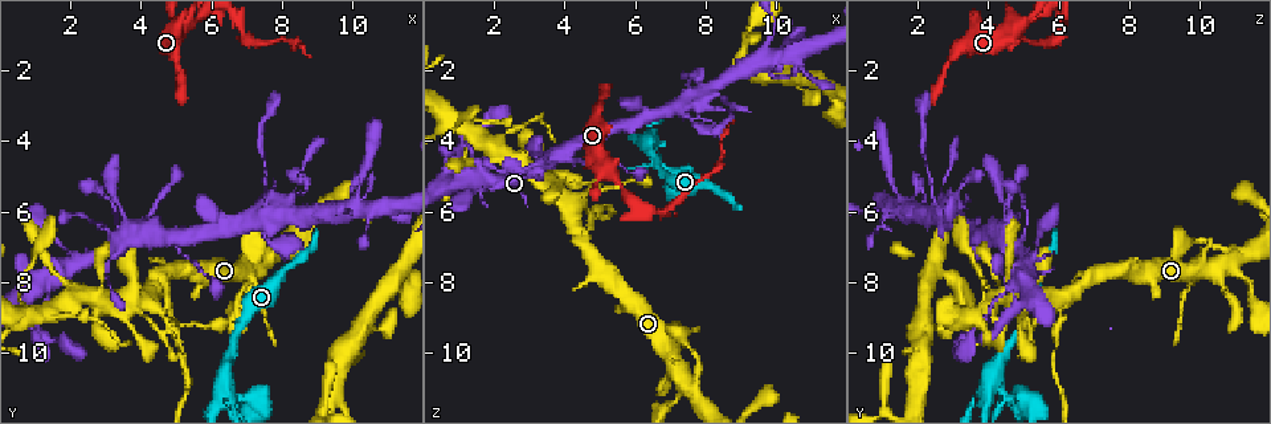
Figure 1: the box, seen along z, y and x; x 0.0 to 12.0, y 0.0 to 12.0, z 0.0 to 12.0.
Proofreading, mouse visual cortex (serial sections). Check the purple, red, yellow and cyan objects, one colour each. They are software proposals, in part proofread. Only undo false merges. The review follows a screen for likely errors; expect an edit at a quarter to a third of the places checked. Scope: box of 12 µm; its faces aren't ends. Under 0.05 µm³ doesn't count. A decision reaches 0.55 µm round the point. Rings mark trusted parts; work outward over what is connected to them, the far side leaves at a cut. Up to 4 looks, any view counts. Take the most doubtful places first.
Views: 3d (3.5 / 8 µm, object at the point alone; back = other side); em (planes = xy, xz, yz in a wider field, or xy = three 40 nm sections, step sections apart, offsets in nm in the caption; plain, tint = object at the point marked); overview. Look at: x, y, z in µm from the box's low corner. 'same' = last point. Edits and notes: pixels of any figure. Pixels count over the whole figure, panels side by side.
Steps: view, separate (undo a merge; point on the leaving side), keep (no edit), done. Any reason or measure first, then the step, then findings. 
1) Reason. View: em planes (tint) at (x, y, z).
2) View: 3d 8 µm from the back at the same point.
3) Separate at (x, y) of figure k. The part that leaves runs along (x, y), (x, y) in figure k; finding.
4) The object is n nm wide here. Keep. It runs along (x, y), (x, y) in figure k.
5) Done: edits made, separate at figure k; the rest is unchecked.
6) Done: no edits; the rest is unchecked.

Abrupt turn. View: 3d 3.5 µm at (7.0, 1.0, 5.8).

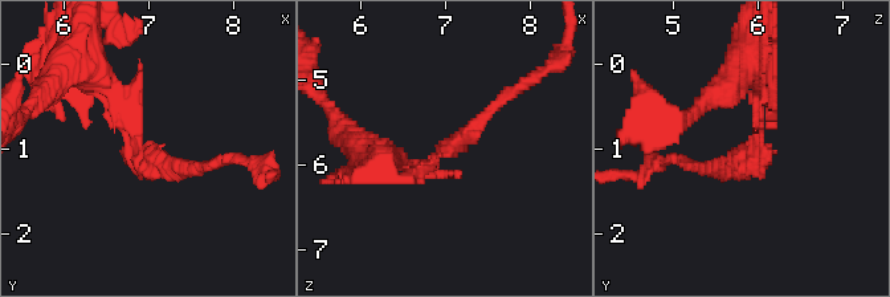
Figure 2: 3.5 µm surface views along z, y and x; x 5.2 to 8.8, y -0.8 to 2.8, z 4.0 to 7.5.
Need the tissue. View: em xy step 3 (tint) at (6.90, 1.00, 5.90).

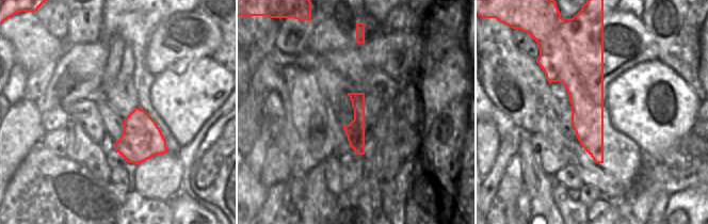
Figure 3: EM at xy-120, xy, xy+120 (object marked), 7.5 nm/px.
The arms are 150, 200 nm wide. Separate at (162, 158) of figure 2. The part that leaves runs along (130, 126), (163, 167), (220, 159) in figure 2; a second cell is stuck on.

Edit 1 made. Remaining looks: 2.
Narrows sharply. View: 3d 8 µm from the back at (7.5, 5.3, 2.4).

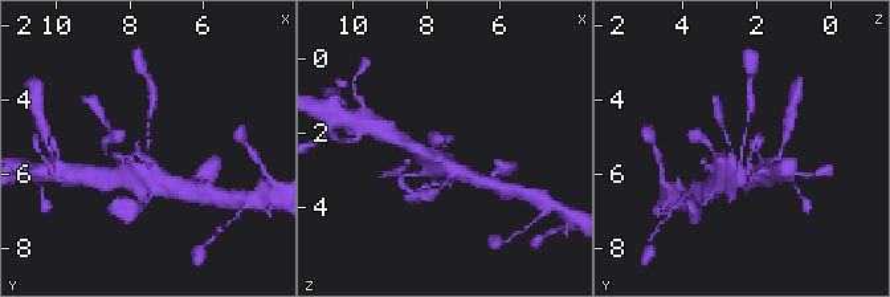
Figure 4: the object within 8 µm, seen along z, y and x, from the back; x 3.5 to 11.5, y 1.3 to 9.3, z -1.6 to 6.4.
The arms are 100, 350 nm wide; need the tissue. View: em planes (tint) at (7.5, 5.3, 2.5).

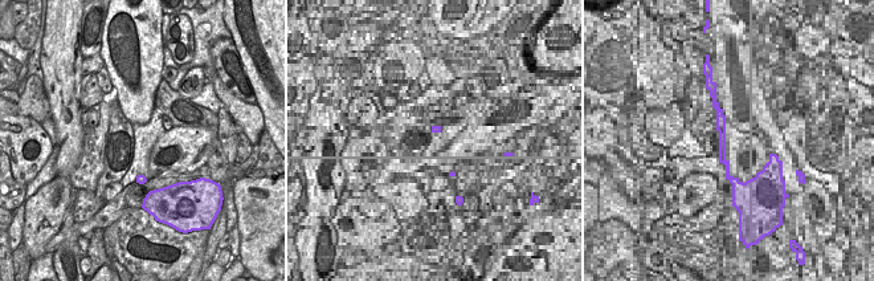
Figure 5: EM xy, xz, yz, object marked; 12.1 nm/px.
Keep. It runs along (726, 177), (741, 162), (751, 110) in figure 4; continuous, no second cell.

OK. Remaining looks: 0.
Done: edits made, separate at figure 2; the rest is unchecked.

